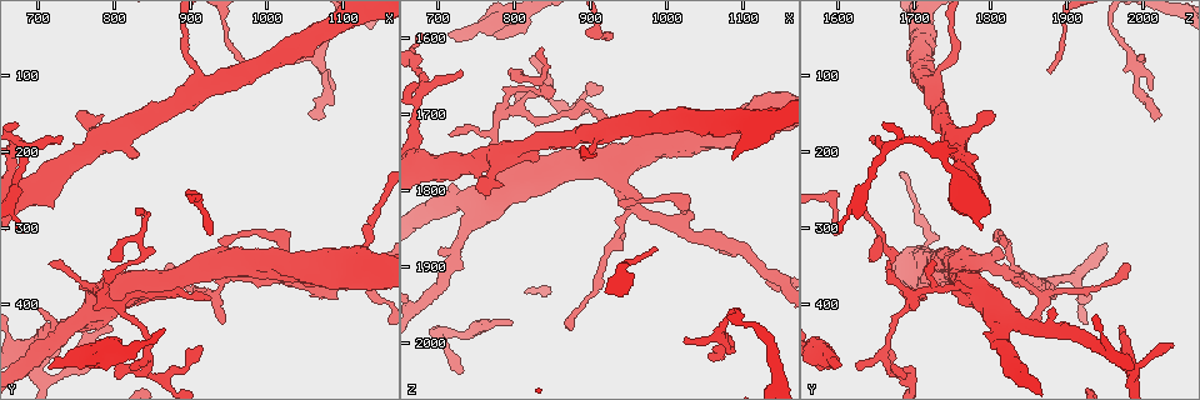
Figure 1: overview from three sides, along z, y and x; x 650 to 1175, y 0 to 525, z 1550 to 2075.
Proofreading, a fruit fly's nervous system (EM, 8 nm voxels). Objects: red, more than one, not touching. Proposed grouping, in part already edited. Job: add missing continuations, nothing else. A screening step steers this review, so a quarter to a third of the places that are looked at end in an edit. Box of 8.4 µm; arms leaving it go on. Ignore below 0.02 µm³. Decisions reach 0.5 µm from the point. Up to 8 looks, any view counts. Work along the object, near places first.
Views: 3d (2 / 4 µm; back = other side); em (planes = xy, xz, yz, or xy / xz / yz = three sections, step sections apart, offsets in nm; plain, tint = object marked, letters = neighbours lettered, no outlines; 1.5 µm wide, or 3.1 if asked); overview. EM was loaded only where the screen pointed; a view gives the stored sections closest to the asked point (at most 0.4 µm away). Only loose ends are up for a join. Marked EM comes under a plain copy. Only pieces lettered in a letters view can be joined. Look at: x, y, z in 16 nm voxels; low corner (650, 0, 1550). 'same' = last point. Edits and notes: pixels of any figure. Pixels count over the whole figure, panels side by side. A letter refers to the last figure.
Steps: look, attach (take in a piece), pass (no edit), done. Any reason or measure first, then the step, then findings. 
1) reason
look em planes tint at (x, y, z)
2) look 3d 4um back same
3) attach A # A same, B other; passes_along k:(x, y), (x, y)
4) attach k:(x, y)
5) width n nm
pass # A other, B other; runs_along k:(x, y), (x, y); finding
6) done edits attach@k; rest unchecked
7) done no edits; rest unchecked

tapers out
look 3d 2um at (730, 455, 2040)

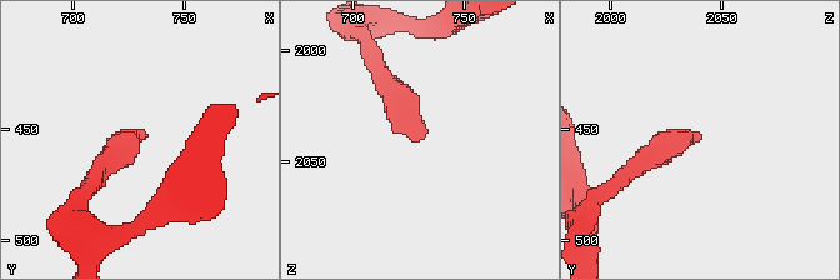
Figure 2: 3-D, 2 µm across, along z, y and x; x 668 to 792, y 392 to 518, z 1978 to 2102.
shape alone is not enough
look em planes letters at (730, 455, 2040)

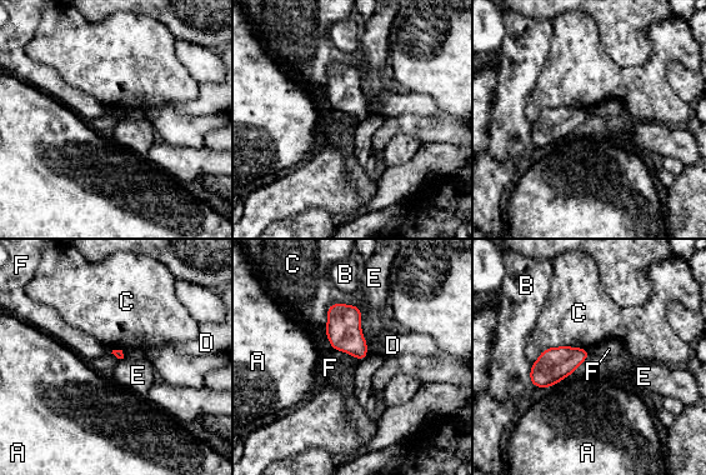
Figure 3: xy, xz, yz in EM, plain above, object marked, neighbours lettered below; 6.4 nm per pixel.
pass # A other, B other, C other, D other, E other, F other; border 3:(360, 308), (366, 356); none of them fits

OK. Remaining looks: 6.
branch stops here
look em xy step 4 letters at (875, 345, 1980)

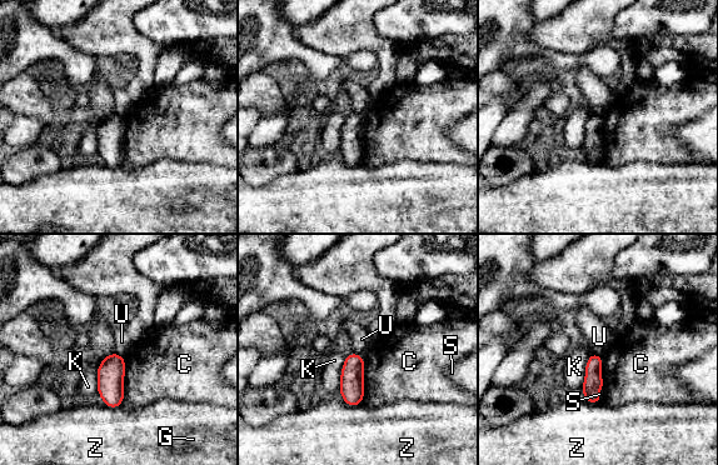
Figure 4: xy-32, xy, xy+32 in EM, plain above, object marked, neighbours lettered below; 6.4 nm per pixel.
look em planes letters same

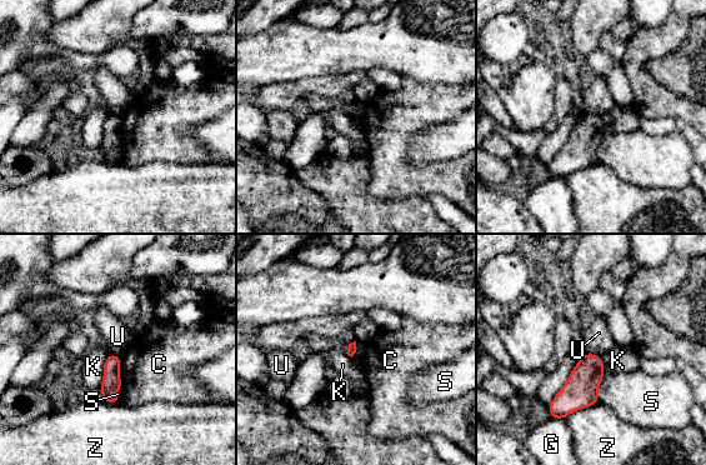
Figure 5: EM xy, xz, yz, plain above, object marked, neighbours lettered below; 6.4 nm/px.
pass # C other, G other, K other, S other, U other, Z other; border 5:(584, 353), (594, 353), (600, 356); no lettered piece goes on from it

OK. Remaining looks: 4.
look 3d 2um at (715, 350, 1730)

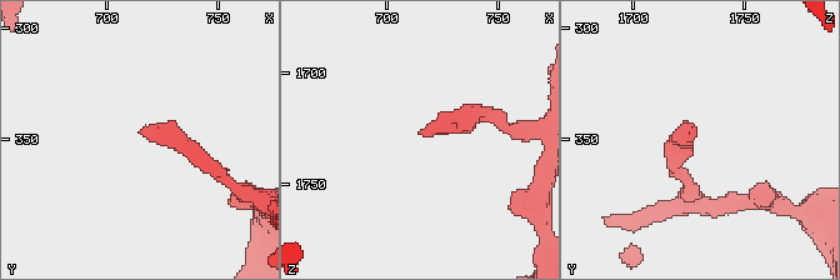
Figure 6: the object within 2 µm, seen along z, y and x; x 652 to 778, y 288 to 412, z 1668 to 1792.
now the EM
look em planes letters at (714, 347, 1729)

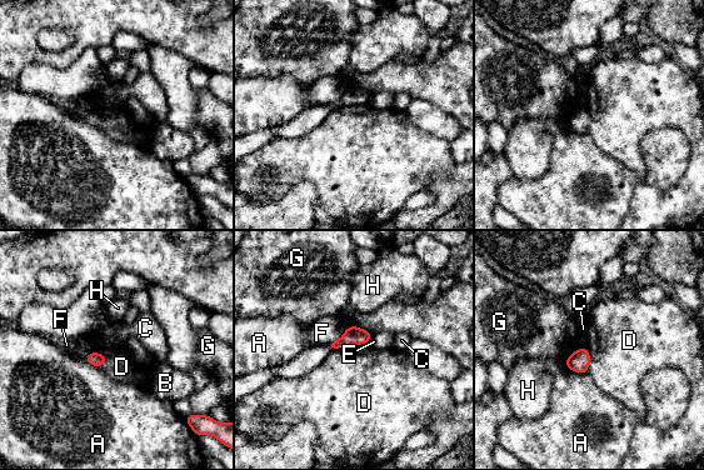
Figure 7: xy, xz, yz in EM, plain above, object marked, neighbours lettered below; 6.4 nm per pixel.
pass # A other, B other, C other, D other, E other, F other, G other, H other; border 7:(565, 366), (578, 373), (587, 373); no lettered piece goes on from it

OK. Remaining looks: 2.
done no edits; rest unchecked

